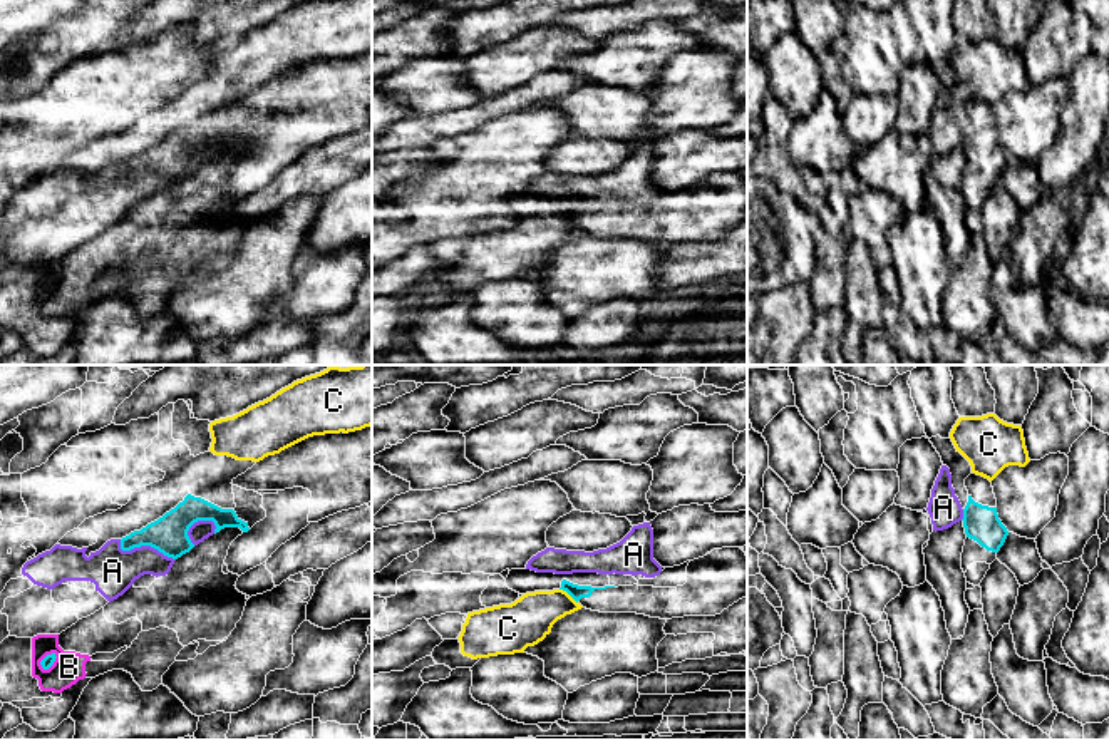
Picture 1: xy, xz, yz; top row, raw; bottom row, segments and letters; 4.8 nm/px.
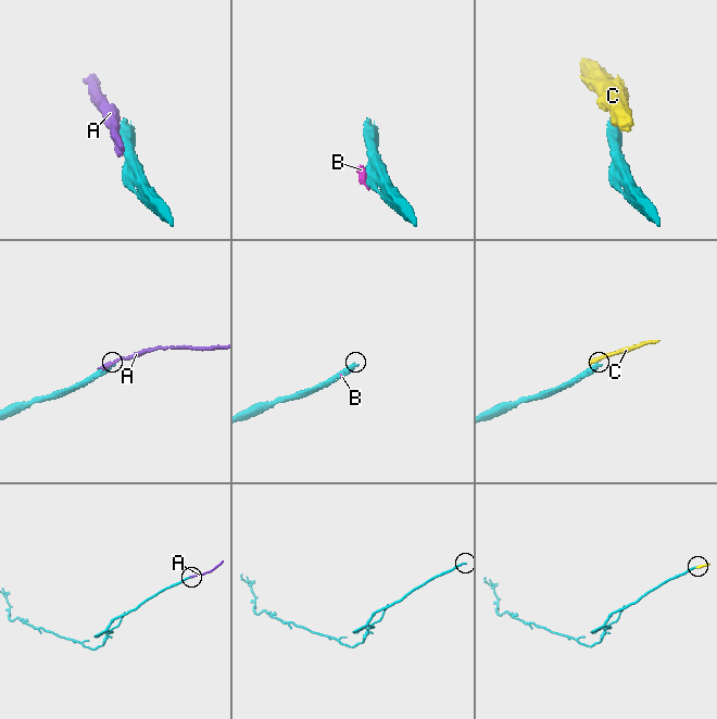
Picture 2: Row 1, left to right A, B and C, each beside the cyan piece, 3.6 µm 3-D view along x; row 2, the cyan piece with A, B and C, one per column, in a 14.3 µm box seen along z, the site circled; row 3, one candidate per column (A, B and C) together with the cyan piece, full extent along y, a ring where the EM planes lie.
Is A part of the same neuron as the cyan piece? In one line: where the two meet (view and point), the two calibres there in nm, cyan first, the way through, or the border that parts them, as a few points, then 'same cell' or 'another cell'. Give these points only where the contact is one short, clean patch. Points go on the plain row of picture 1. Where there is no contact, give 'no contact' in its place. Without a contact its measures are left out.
contact xy (144, 169); calibres 180 and 220 nm; another cell

